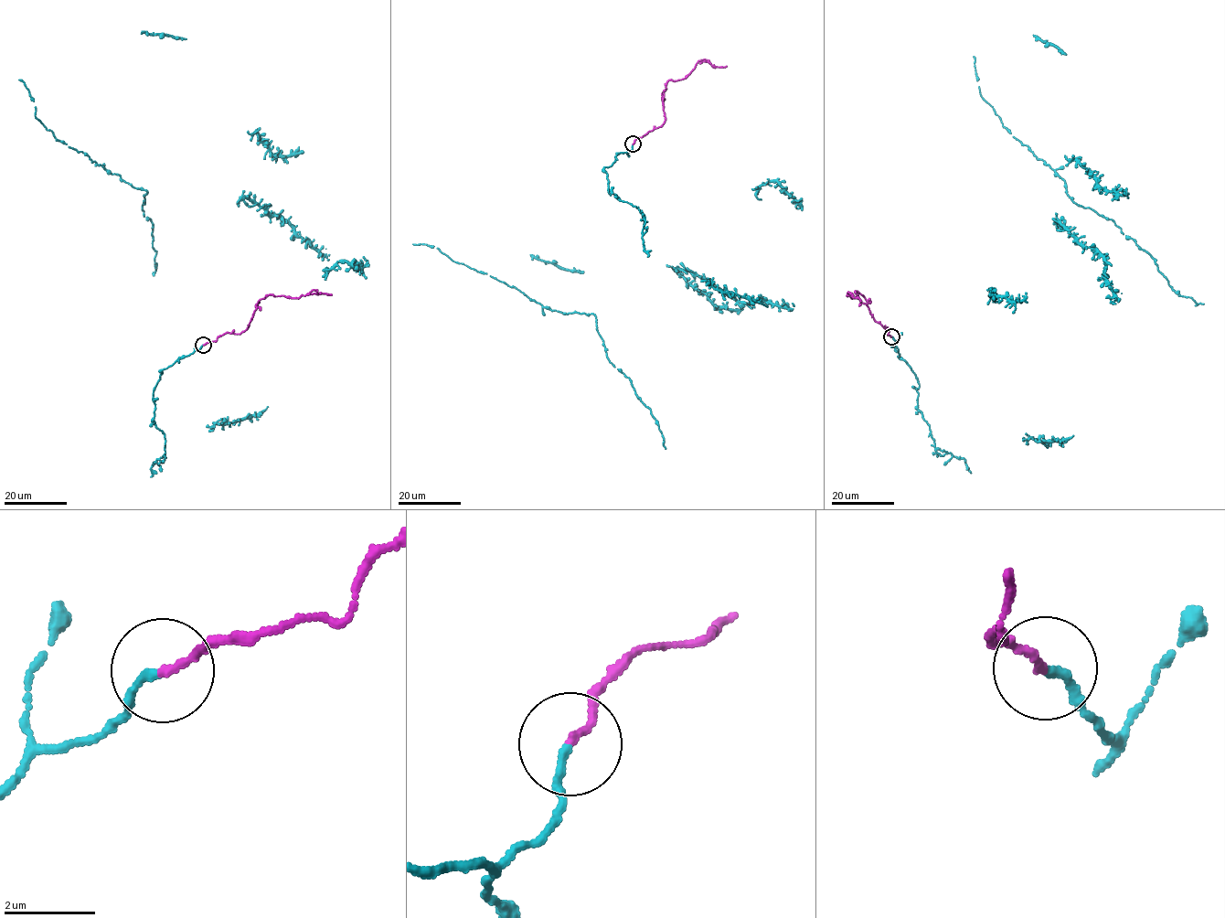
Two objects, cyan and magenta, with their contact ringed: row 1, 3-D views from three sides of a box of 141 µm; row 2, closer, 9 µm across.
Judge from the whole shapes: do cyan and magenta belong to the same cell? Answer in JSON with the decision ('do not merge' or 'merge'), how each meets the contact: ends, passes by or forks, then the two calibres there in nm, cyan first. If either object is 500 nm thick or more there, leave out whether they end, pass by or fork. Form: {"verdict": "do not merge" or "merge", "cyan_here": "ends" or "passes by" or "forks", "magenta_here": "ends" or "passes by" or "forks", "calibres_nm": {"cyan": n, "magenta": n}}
{"verdict": "merge", "cyan_here": "ends", "magenta_here": "ends", "calibres_nm": {"cyan": 170, "magenta": 170}}

